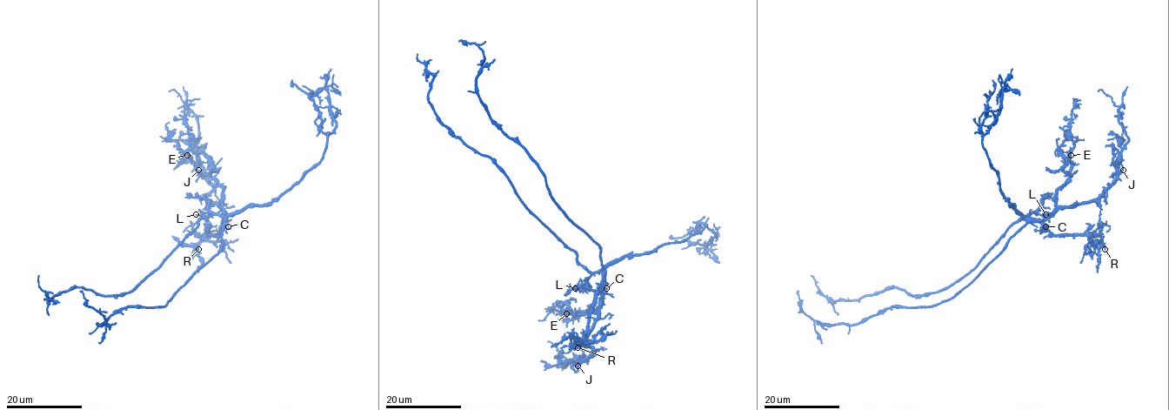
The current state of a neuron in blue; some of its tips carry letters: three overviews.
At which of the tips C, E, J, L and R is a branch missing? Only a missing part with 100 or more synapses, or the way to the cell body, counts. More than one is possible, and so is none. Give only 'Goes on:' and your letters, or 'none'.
Goes on: R

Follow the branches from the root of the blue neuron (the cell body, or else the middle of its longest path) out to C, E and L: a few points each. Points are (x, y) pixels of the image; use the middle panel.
C: (603, 269), (602, 285), (606, 288)
E: (603, 269), (601, 303), (586, 313), (566, 313)
L: (603, 269), (592, 272), (575, 288)

